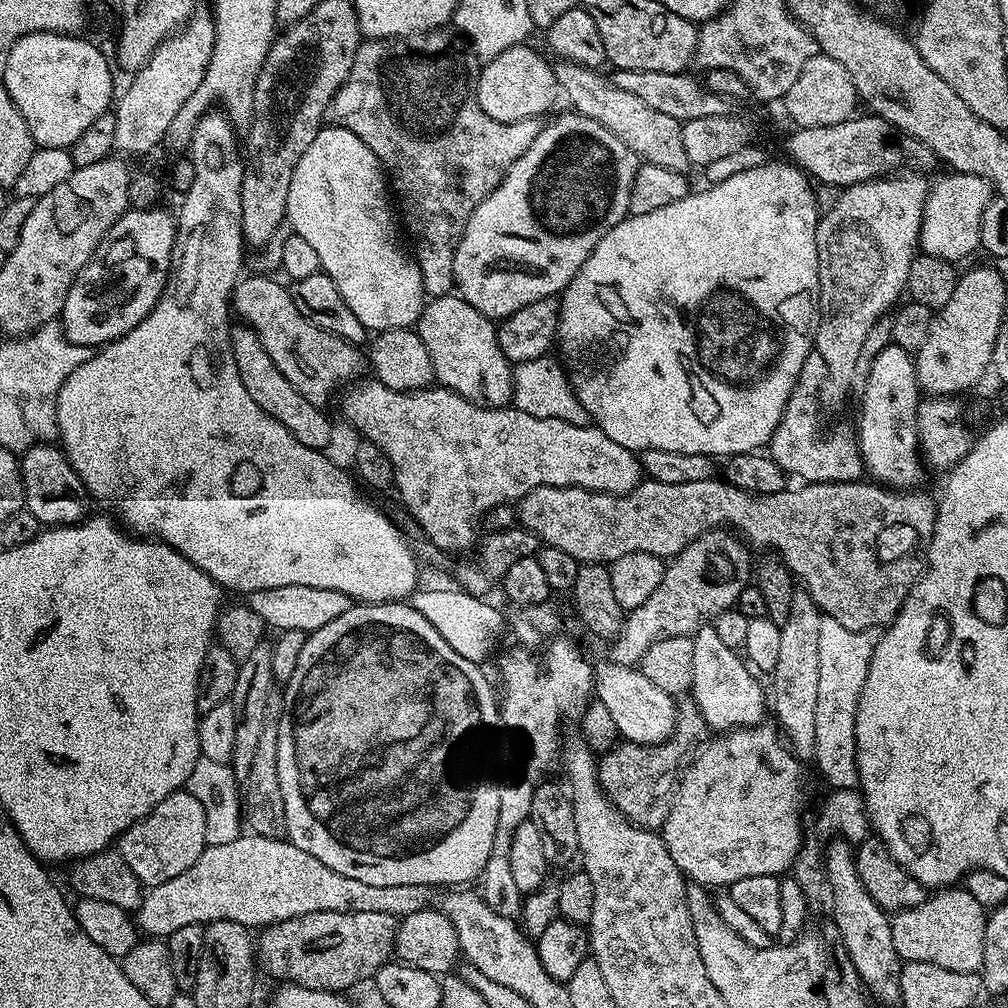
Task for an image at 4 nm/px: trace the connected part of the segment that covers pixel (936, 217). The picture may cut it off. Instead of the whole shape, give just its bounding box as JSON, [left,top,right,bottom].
[919,171,994,262]

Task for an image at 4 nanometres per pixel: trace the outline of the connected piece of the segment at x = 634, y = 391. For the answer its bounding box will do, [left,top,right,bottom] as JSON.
[559,162,822,458]

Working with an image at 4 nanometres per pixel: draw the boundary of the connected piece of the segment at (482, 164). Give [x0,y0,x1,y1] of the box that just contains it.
[330,27,542,298]

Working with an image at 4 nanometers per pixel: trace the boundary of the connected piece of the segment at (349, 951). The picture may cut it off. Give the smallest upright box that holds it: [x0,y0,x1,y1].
[254,912,398,994]

